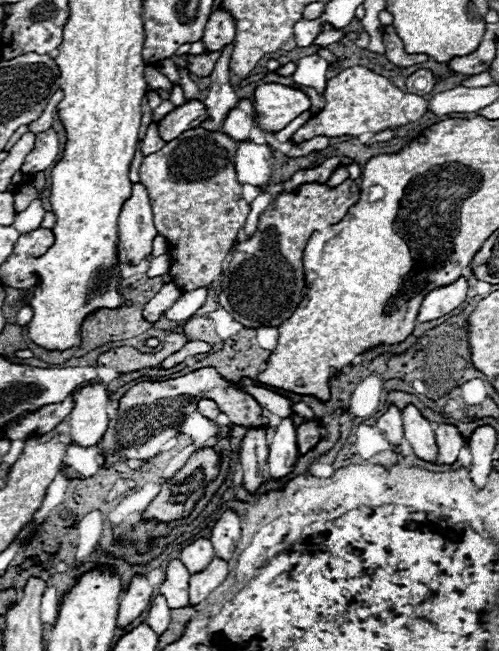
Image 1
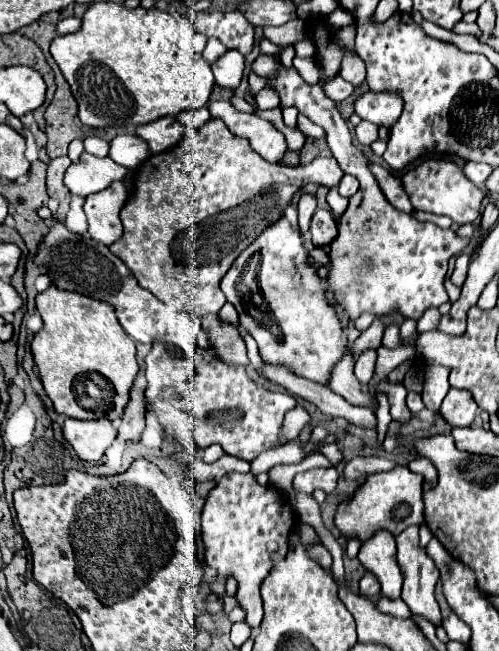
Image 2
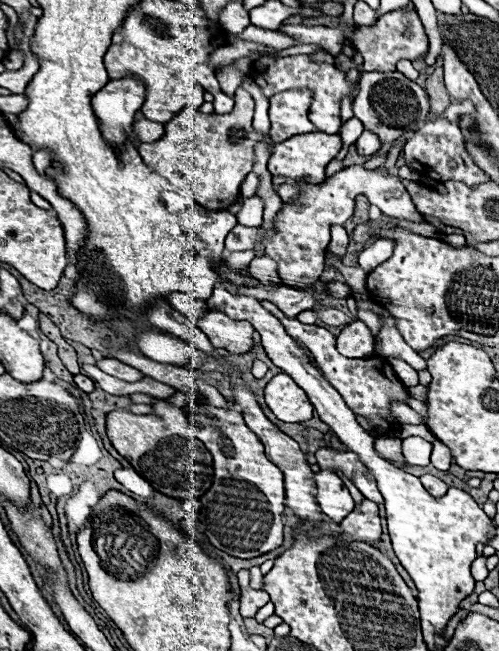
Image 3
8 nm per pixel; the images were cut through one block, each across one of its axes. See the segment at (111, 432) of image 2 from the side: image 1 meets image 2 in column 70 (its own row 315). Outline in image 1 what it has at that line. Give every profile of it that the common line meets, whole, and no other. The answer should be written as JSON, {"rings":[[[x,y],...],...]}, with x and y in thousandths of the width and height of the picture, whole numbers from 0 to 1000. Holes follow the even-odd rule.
{"rings":[[[918,427],[910,436],[866,445],[838,479],[838,495],[862,495],[874,488],[886,488],[894,482],[902,482],[906,476],[914,476],[930,461],[934,461],[934,427]]]}

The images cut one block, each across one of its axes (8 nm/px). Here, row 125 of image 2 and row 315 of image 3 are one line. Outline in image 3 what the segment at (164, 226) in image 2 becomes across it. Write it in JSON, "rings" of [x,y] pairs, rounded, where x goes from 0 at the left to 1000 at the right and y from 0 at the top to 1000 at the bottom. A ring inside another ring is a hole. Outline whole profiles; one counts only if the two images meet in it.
{"rings":[[[417,476],[397,504],[421,519],[425,528],[433,528],[433,535],[457,538],[461,544],[489,544],[505,535],[505,498],[461,492],[441,476]]]}

